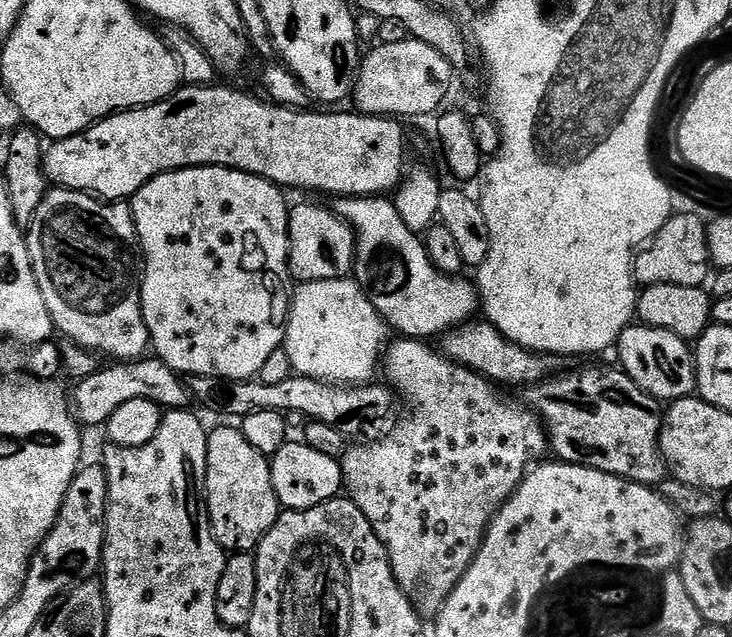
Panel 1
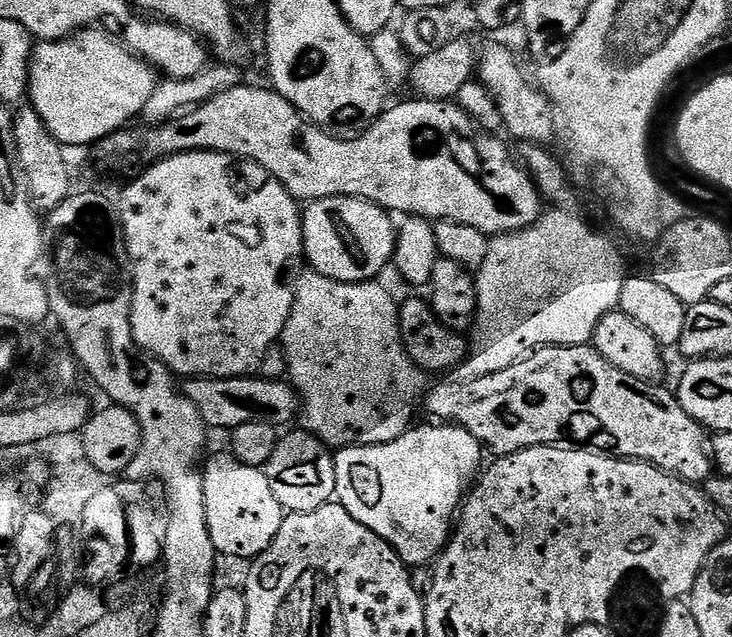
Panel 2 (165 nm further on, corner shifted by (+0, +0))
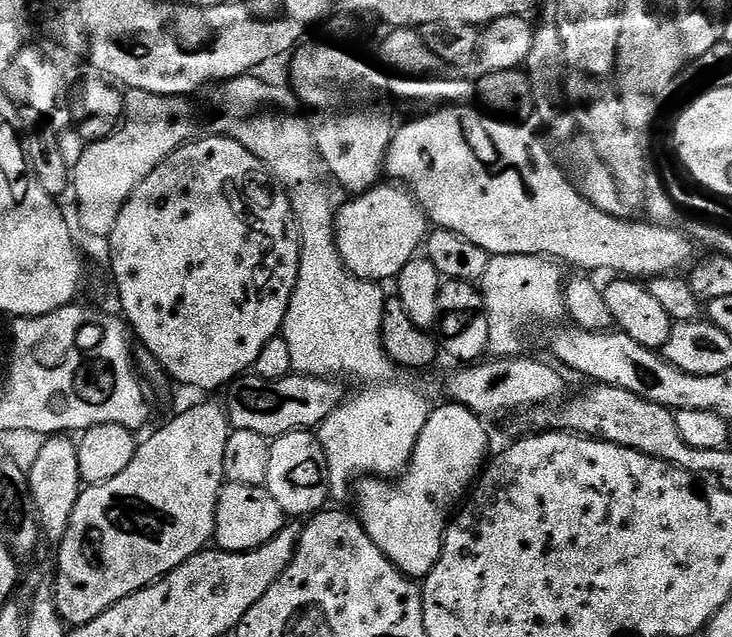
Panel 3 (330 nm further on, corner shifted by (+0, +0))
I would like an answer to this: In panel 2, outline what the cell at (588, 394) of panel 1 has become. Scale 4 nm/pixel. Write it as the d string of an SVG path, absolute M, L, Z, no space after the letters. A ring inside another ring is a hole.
M591 343L557 348L538 348L498 374L477 380L436 384L427 389L422 408L436 422L451 422L464 428L497 457L509 456L534 446L555 444L579 446L593 452L607 452L622 460L642 460L664 472L671 472L688 484L702 486L714 475L712 440L709 433L686 410L682 410L675 391L667 392L656 382L639 380L618 366L610 366Z

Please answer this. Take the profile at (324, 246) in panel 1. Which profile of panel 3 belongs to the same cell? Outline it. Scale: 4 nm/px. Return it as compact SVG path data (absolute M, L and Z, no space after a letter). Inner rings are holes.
M384 182L369 192L355 195L349 204L339 205L336 214L336 245L345 268L360 280L373 282L395 281L400 272L410 261L417 259L428 239L430 221L419 202L412 193L403 186L392 182Z

